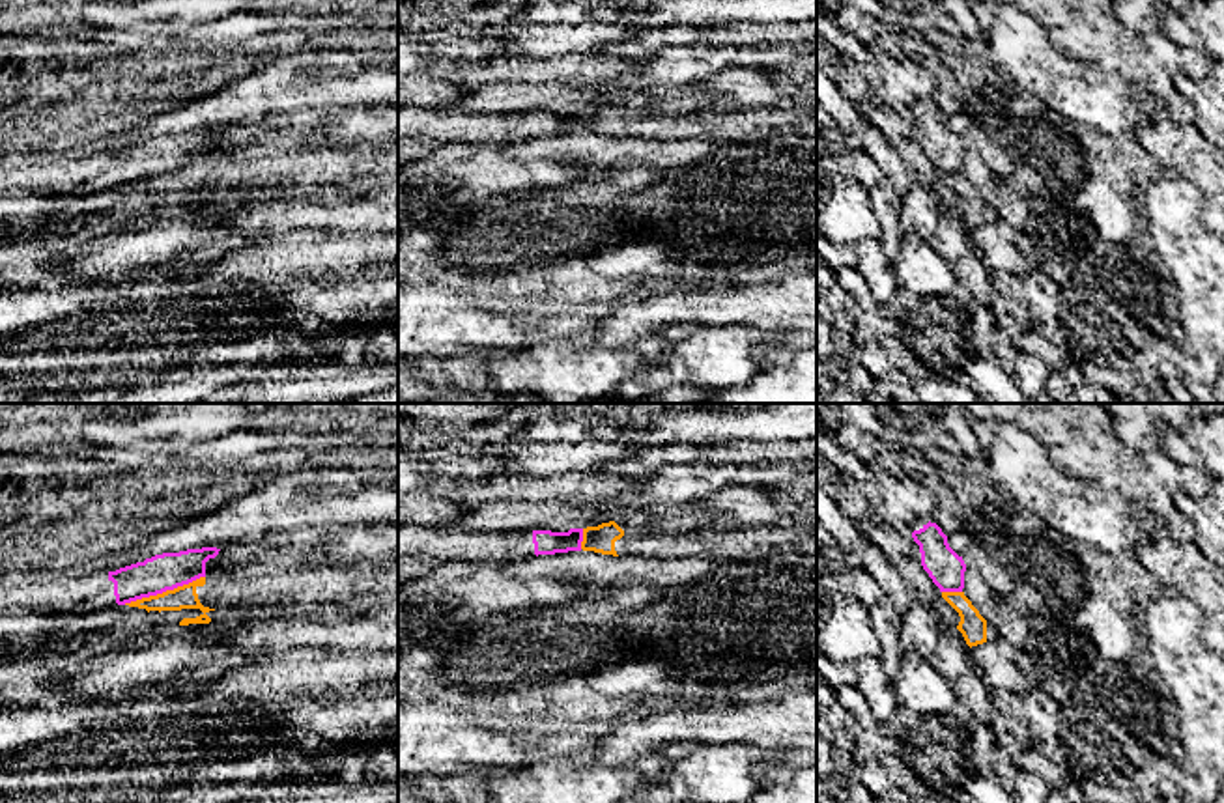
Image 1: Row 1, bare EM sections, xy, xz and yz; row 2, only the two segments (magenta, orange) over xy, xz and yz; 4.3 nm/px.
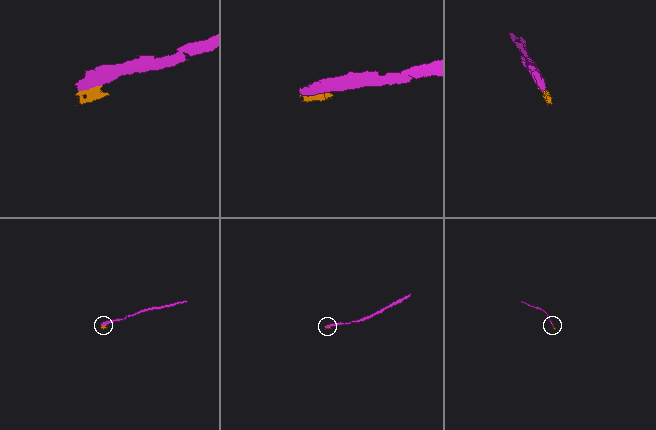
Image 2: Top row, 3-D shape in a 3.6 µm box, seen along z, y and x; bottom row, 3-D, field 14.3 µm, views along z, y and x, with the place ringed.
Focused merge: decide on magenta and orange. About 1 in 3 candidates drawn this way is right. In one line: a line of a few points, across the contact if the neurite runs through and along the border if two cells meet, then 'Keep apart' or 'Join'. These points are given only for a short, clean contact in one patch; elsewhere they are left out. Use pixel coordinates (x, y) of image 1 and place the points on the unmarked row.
Line: xy (204, 157), (124, 185). Keep apart

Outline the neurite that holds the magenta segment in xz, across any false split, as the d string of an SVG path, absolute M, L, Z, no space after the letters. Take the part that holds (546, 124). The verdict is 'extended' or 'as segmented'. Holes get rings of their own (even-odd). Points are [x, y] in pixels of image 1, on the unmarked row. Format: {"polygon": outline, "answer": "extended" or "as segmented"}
{"polygon": "M435 106L398 108L398 136L428 136L441 146L499 144L514 146L527 138L581 133L583 110L568 114L506 112L465 114Z", "answer": "extended"}

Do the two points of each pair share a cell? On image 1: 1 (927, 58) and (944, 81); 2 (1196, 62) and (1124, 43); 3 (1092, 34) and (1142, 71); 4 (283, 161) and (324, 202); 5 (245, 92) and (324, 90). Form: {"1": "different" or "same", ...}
{"1": "same", "2": "same", "3": "same", "4": "different", "5": "same"}

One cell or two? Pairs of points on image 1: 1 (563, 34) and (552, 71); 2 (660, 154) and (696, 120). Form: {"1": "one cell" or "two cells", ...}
{"1": "two cells", "2": "two cells"}

